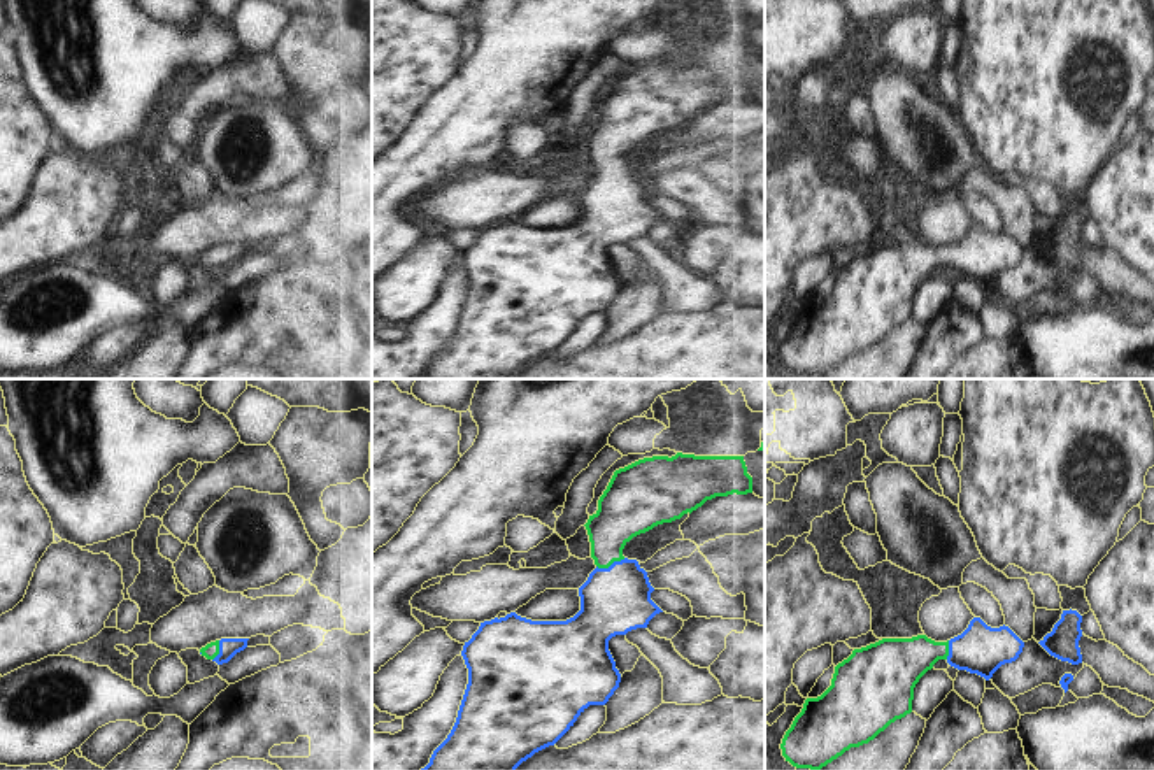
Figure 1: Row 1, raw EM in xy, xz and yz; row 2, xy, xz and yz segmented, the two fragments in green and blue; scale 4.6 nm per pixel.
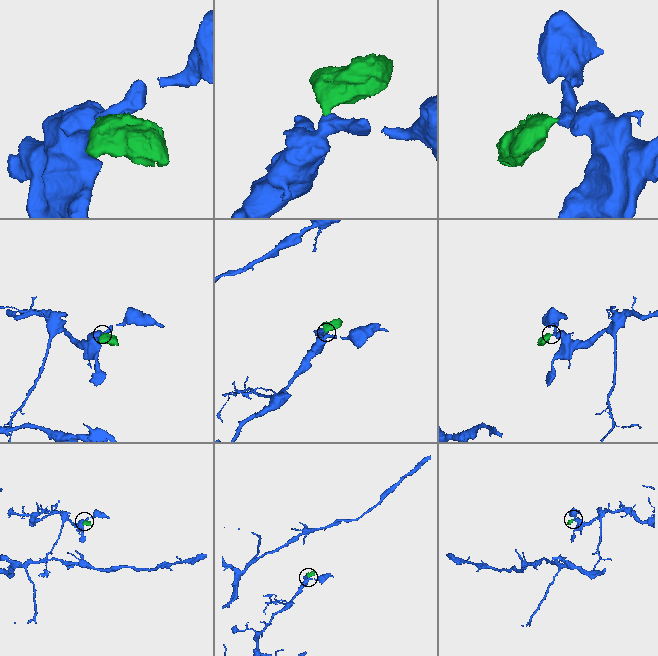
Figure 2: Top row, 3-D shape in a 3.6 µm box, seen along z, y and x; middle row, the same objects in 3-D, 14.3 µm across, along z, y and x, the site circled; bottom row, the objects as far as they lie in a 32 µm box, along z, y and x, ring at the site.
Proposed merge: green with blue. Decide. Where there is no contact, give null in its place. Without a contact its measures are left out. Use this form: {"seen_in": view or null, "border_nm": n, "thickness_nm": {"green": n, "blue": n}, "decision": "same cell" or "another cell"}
{"seen_in": "xz", "border_nm": 140, "thickness_nm": {"green": 260, "blue": 320}, "decision": "same cell"}

